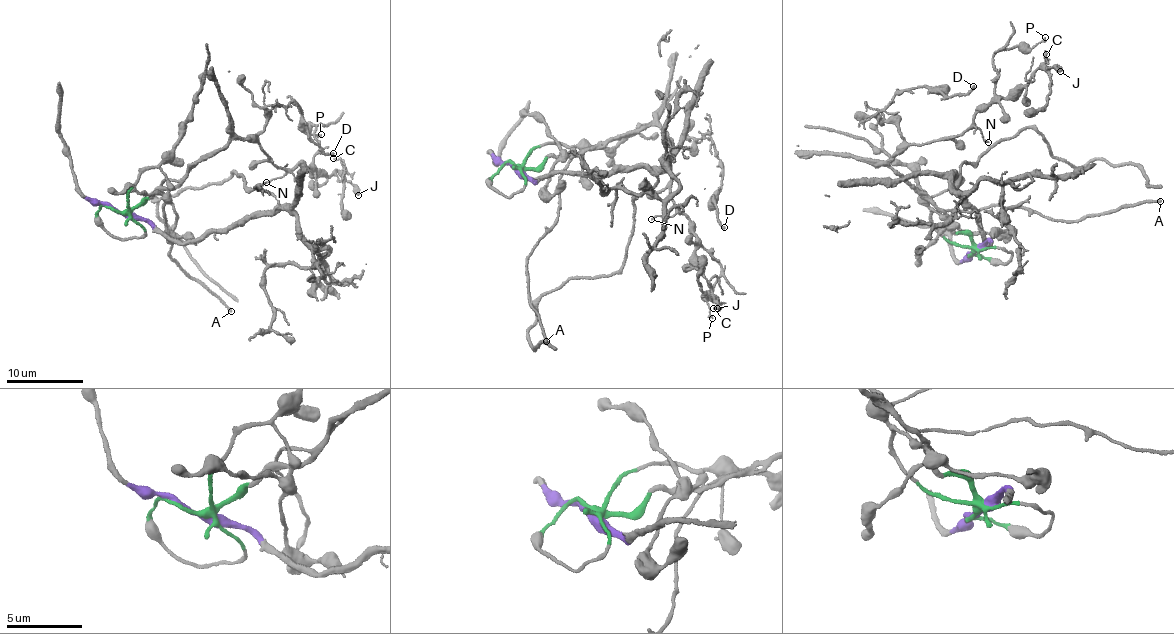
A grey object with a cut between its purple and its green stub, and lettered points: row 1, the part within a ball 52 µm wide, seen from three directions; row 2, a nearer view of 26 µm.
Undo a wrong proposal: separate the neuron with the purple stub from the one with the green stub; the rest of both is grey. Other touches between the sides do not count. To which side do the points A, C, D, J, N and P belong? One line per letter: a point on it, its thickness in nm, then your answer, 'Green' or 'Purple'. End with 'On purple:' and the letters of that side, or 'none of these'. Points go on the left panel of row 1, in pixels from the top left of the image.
A: Place: (231, 311). Thickness 190 nm. Green
C: Place: (333, 158). Thickness 110 nm. Green
D: Place: (333, 153). Thickness 170 nm. Green
J: Place: (358, 195). Thickness 440 nm. Green
N: Place: (266, 182). Thickness 100 nm. Green
P: Place: (321, 134). Thickness 160 nm. Green
On purple: none of these

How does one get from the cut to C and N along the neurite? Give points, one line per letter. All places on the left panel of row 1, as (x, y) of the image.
C: (119, 211), (186, 178), (235, 139), (257, 141), (274, 167), (300, 164), (318, 177), (343, 169), (333, 158)
N: (119, 211), (186, 178), (191, 167), (235, 139), (257, 141), (274, 167), (287, 172), (265, 182)

